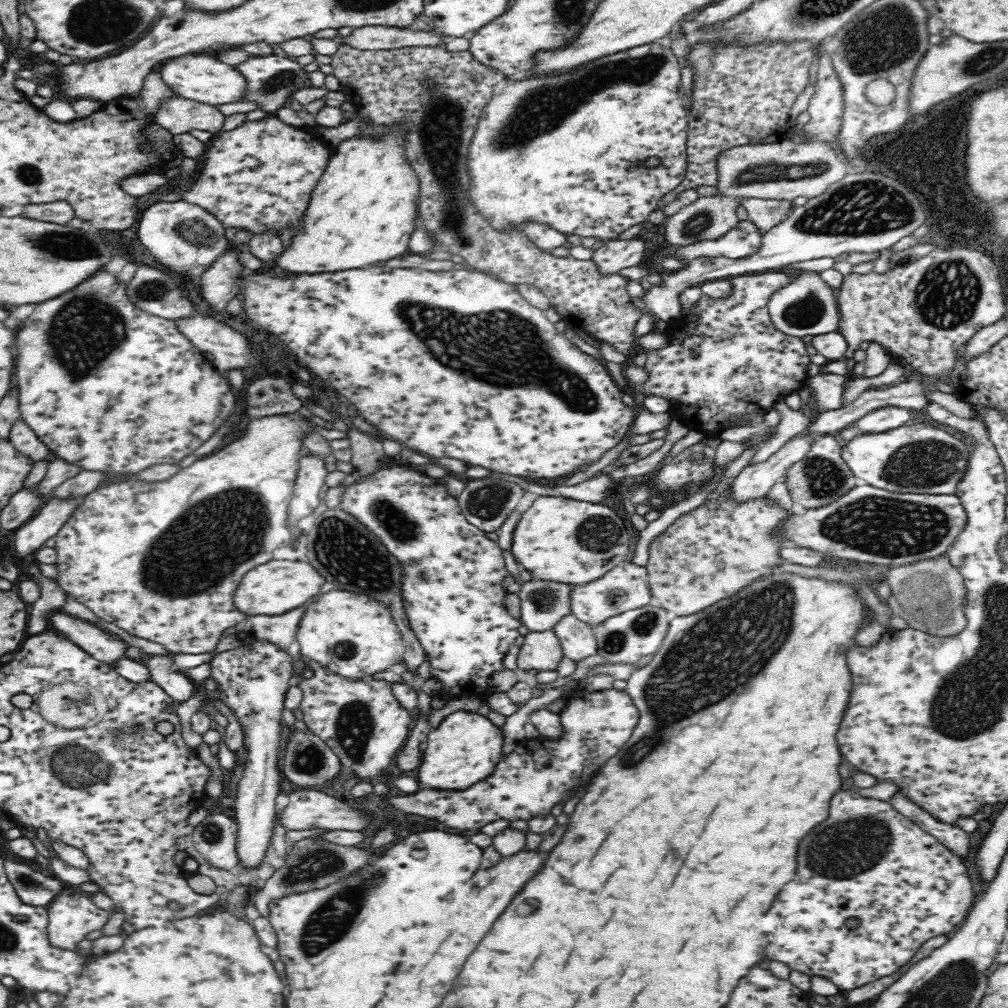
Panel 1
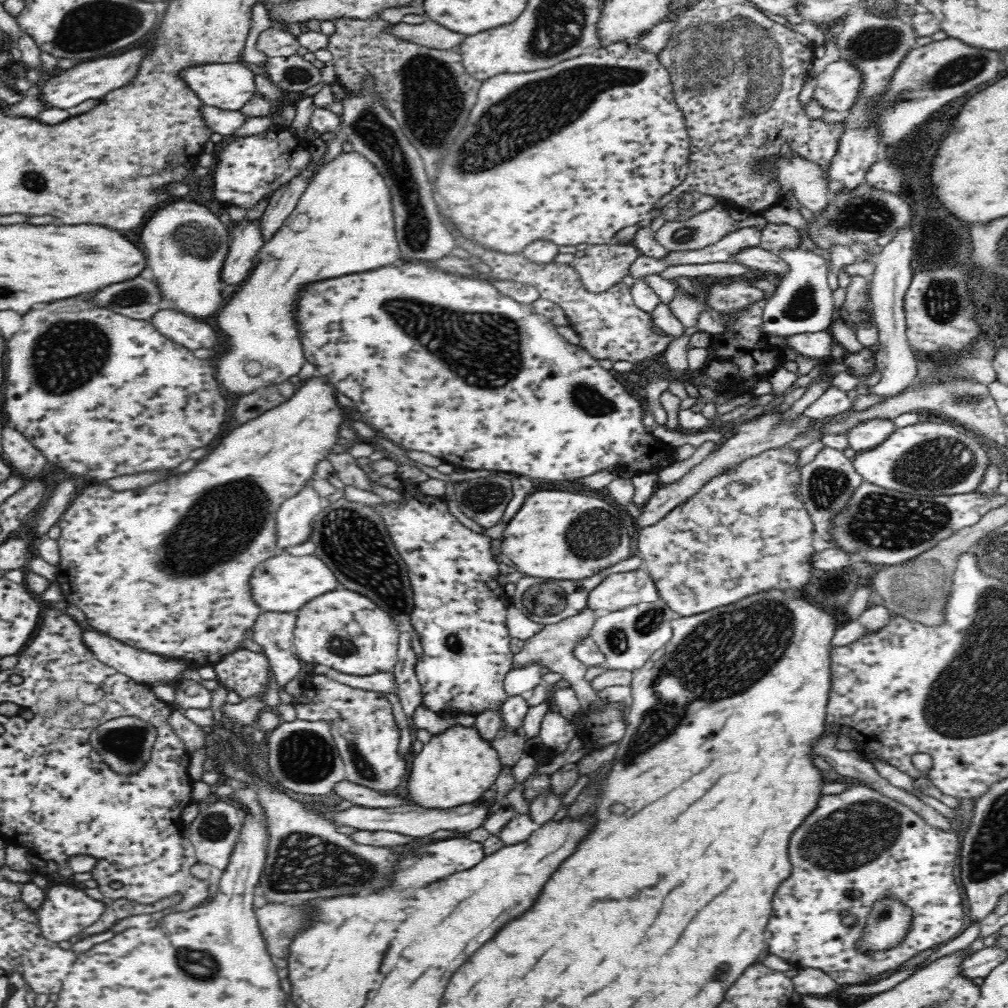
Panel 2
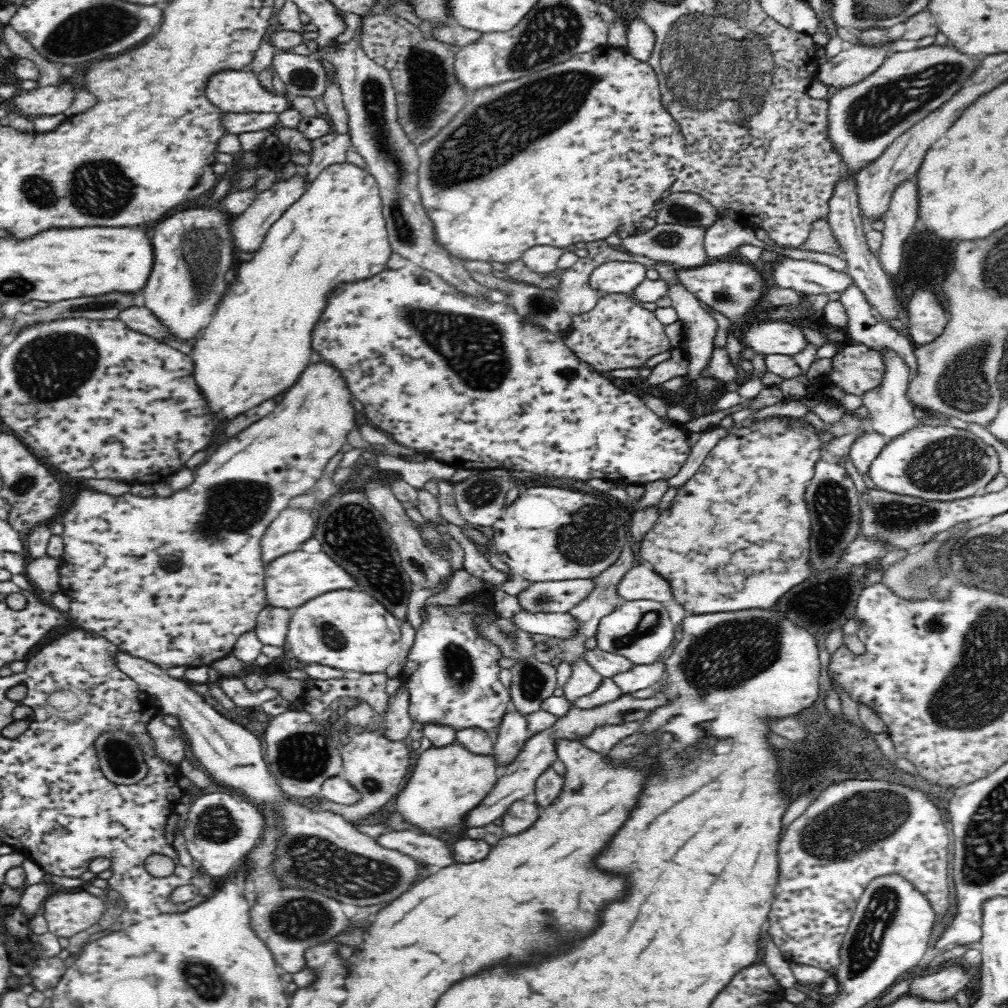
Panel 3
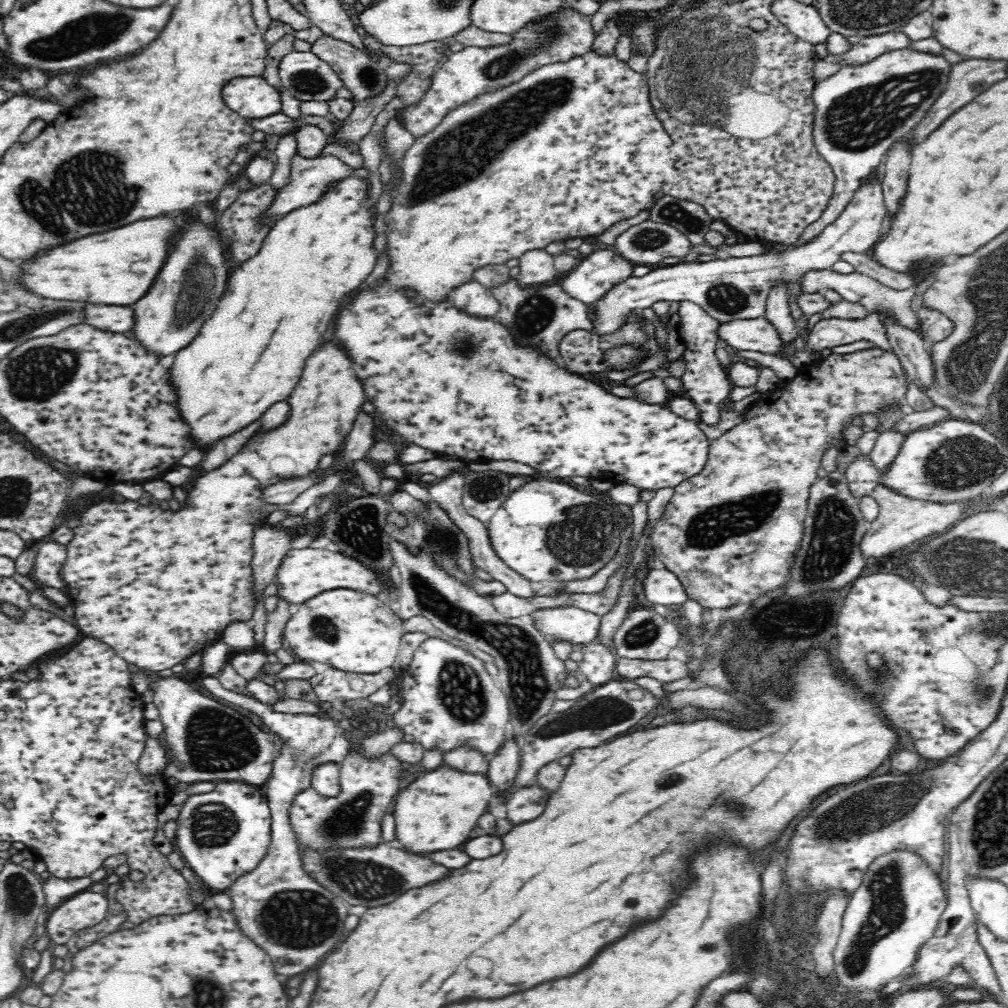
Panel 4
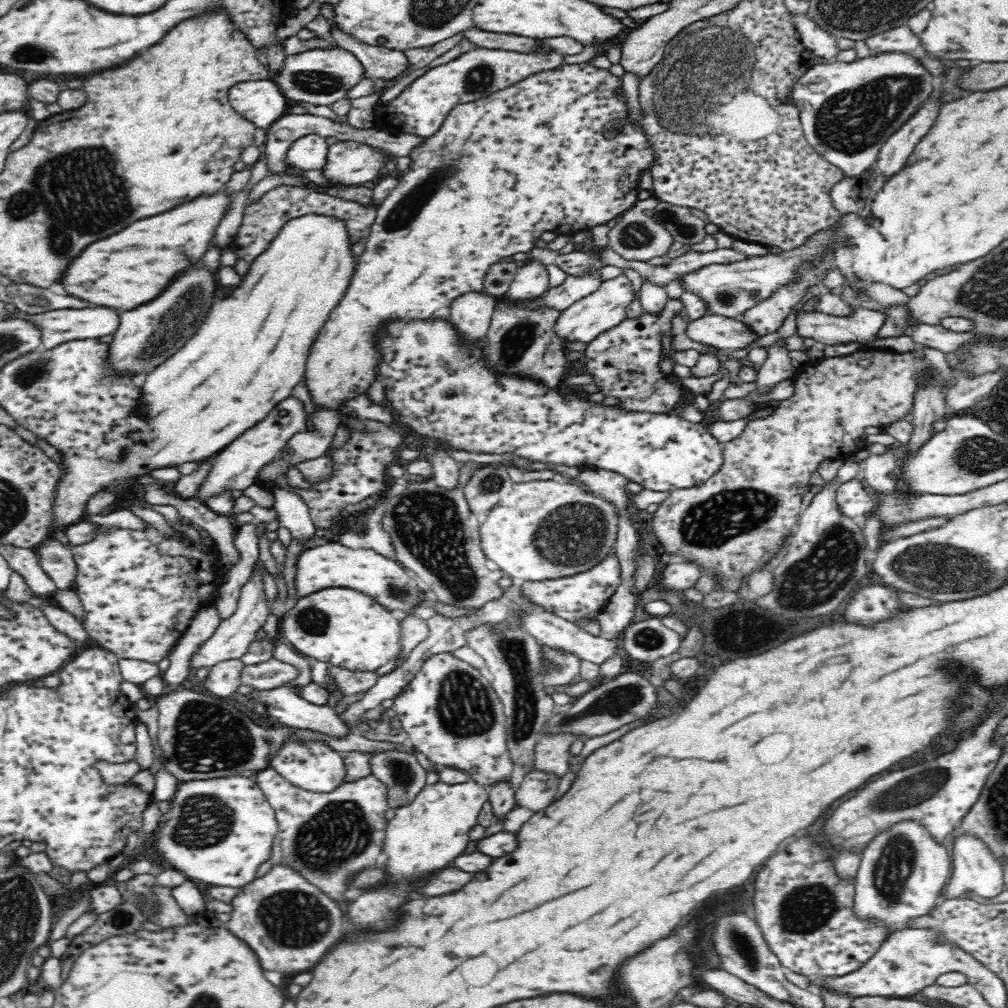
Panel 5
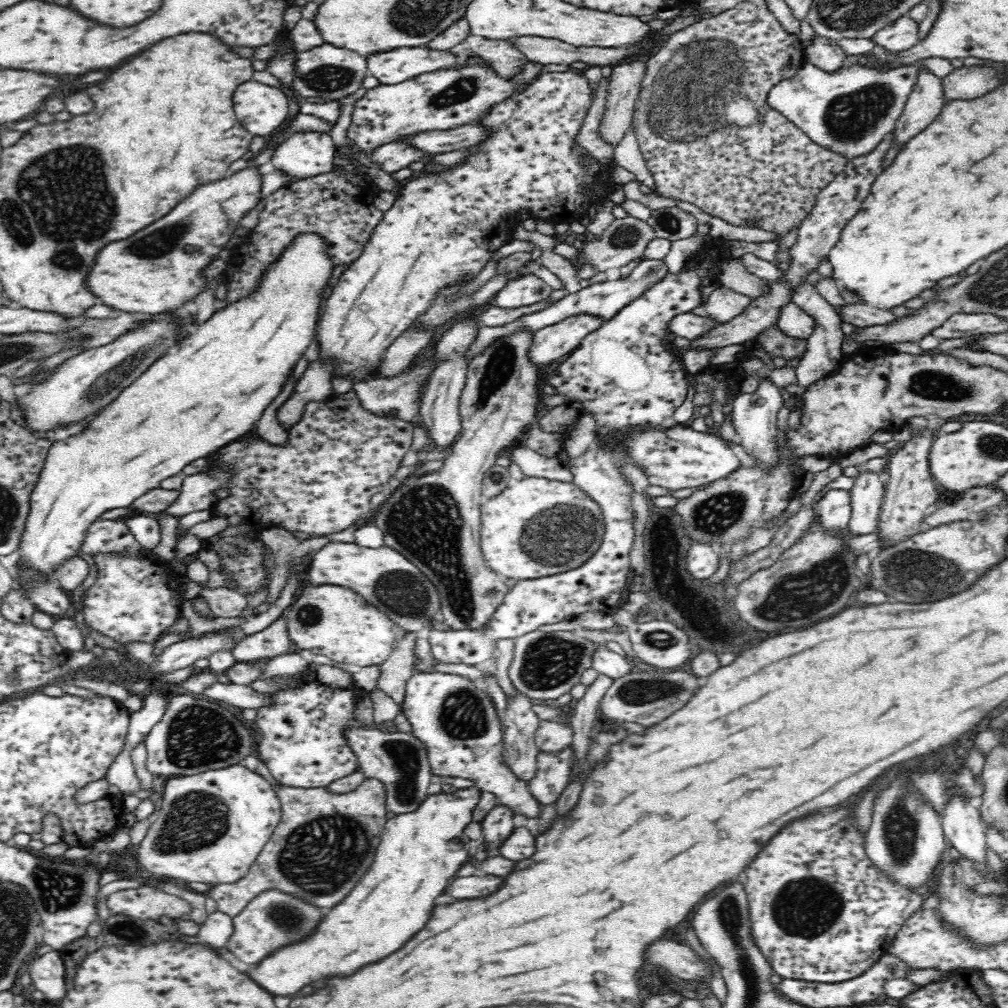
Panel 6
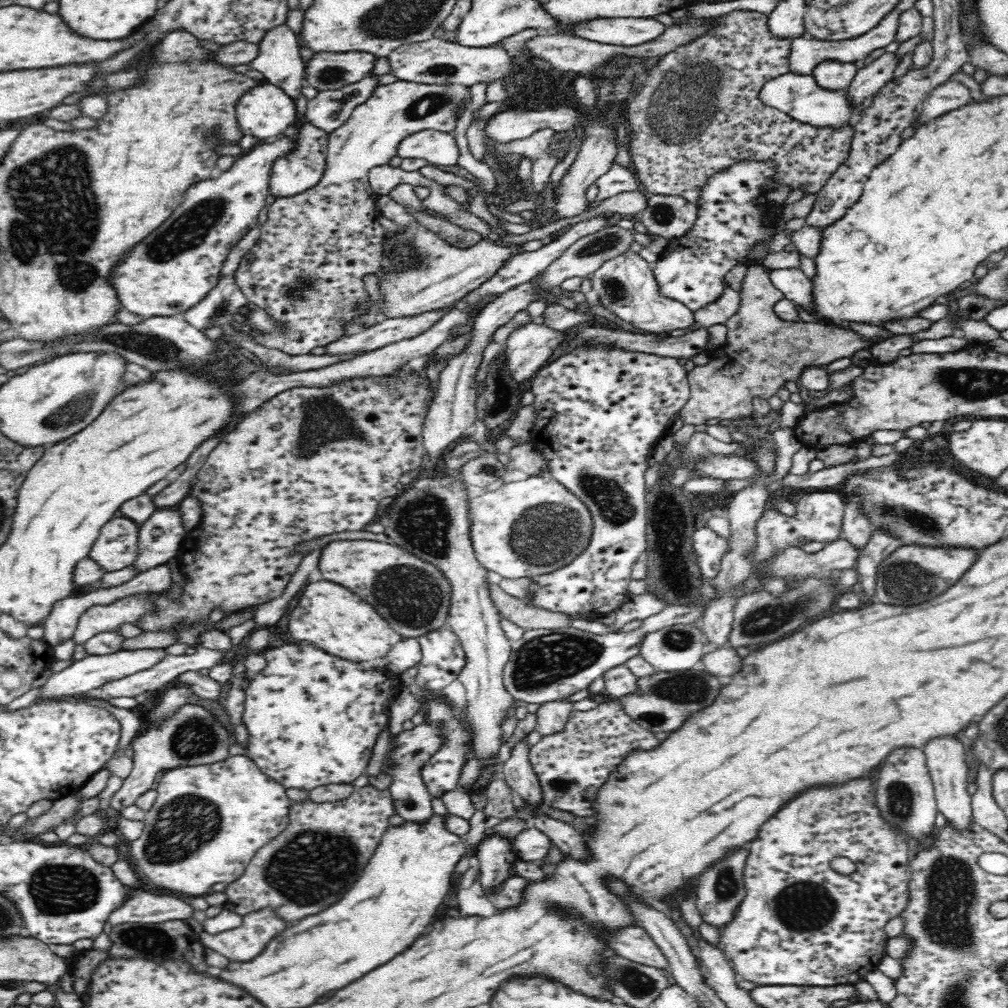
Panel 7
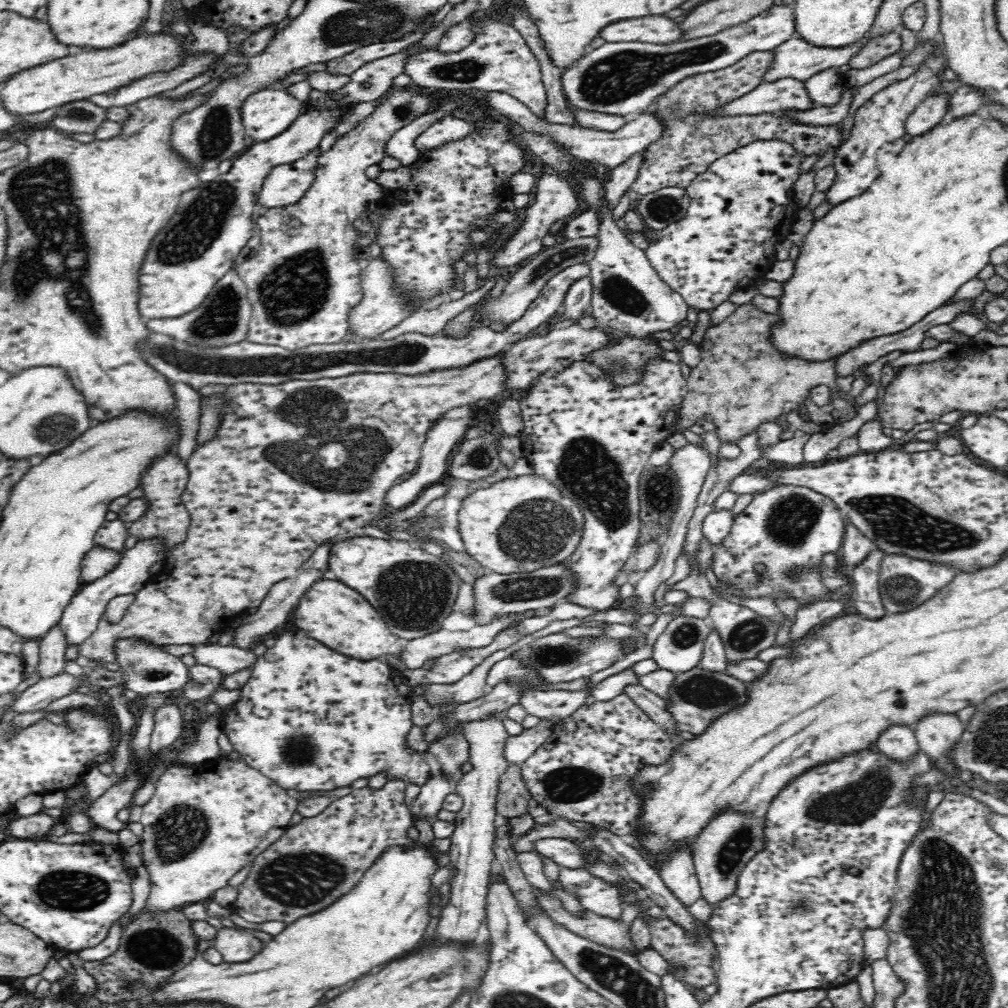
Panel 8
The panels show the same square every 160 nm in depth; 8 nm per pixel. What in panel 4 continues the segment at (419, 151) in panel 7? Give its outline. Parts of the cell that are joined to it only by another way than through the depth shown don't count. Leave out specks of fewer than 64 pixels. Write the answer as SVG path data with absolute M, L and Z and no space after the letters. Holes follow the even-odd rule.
M294 154L292 162L290 162L290 180L288 184L284 184L282 188L276 188L276 194L272 198L272 202L266 206L266 210L258 216L260 225L272 226L278 219L282 218L288 212L306 204L312 204L314 200L318 200L318 196L328 188L330 182L342 180L344 176L352 176L352 167L340 161L338 157L330 155L314 158L306 158L301 154Z

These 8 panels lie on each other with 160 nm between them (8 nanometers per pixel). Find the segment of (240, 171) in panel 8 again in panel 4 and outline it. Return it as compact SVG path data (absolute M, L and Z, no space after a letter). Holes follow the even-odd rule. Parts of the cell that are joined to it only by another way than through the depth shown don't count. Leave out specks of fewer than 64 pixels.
M160 216L42 250L32 260L18 262L22 268L20 285L42 298L133 306L152 286L160 266L168 256L170 240L178 228L180 226L168 216Z

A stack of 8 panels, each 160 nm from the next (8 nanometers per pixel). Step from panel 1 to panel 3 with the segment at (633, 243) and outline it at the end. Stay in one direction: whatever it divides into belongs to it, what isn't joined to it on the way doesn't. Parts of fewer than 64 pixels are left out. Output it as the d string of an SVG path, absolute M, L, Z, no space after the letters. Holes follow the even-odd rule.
M604 239L596 242L586 244L588 256L586 258L579 258L576 264L572 265L562 274L562 284L560 284L559 291L541 290L536 286L529 286L524 283L516 283L512 280L494 278L492 275L479 276L478 282L483 286L498 289L509 294L508 302L514 306L516 313L520 317L524 317L528 323L543 326L550 332L560 332L560 330L570 330L572 318L575 315L586 313L595 308L599 300L605 295L604 292L592 289L590 287L590 278L592 272L606 262L620 262L636 260L634 256L621 247L610 247Z

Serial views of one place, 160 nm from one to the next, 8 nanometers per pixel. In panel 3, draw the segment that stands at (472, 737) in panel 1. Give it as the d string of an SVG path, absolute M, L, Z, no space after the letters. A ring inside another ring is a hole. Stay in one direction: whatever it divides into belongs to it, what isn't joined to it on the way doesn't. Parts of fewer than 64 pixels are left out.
M460 741L419 752L411 778L396 798L396 810L410 824L438 838L458 838L464 814L480 805L499 779L496 760L468 751ZM451 832L451 835L448 835Z

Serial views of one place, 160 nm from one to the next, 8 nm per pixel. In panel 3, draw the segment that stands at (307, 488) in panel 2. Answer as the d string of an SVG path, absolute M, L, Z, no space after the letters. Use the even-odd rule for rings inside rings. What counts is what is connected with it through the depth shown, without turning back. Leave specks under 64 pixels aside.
M286 506L268 526L261 540L264 564L279 556L298 551L298 546L313 537L317 521L312 508Z

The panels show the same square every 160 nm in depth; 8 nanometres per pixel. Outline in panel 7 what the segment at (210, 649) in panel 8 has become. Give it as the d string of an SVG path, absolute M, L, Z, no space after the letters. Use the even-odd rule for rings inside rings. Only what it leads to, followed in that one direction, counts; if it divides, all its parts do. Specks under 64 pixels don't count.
M203 646L197 647L197 652L192 655L166 655L158 664L155 664L152 668L148 670L141 670L136 672L136 674L131 674L126 676L126 678L121 678L120 680L113 680L104 683L101 687L89 690L82 694L86 698L102 698L102 700L108 700L108 698L120 698L120 696L128 696L128 698L134 698L142 693L148 693L151 691L163 691L166 686L170 686L174 679L177 679L182 673L187 673L190 671L199 671L202 668L211 669L213 666L222 663L224 658L224 653L220 651L210 650L204 648Z

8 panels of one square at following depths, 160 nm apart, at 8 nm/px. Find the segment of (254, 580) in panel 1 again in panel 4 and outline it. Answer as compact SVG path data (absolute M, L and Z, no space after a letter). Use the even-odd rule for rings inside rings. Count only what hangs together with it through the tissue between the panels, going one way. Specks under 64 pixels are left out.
M310 546L303 549L290 549L280 562L274 580L277 586L276 596L288 601L293 609L314 598L316 594L334 590L334 588L350 588L350 590L360 590L368 594L380 594L386 588L384 582L382 580L378 582L378 576L372 570L360 566L358 560L342 556L338 552L315 549Z

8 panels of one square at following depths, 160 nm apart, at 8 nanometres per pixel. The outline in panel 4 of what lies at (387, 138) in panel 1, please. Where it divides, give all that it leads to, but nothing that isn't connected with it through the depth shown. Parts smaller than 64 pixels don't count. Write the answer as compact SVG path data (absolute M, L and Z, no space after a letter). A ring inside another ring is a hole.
M344 176L342 180L330 182L328 188L312 204L300 206L300 208L288 212L288 214L285 214L272 224L258 254L246 260L239 268L234 270L233 274L230 274L226 291L223 292L219 300L220 306L214 310L211 318L207 319L210 322L204 322L196 338L188 346L177 352L170 369L172 382L174 382L174 386L178 386L176 390L178 390L178 396L180 396L180 408L182 408L180 412L184 416L184 420L188 422L190 432L194 434L198 447L204 446L206 448L206 446L214 444L216 440L220 440L224 436L230 436L232 432L236 432L240 428L246 428L248 424L258 420L274 402L286 401L286 398L294 391L296 384L298 384L302 377L307 358L316 348L321 346L322 334L328 330L332 314L335 315L338 308L343 304L342 298L346 294L357 290L374 270L378 252L373 246L374 239L376 238L376 231L373 225L374 218L372 218L370 208L366 205L369 188L370 184L368 184L366 177Z

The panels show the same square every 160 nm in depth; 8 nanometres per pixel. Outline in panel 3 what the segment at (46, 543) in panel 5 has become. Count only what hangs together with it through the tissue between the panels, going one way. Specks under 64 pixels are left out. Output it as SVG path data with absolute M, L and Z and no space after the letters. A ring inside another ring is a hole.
M43 557L29 560L25 566L25 575L39 593L42 591L58 592L61 590L59 568L62 566L60 558Z

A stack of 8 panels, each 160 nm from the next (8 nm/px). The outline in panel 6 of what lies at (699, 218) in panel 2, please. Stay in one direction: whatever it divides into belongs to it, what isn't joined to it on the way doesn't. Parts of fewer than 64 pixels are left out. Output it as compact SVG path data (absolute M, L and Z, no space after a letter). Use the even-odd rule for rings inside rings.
M631 215L614 219L608 224L608 228L602 233L602 238L598 242L595 239L588 243L580 241L581 255L577 261L579 264L584 262L588 263L588 265L594 265L600 272L605 272L611 268L620 269L644 256L649 243L656 238L656 231L647 221Z

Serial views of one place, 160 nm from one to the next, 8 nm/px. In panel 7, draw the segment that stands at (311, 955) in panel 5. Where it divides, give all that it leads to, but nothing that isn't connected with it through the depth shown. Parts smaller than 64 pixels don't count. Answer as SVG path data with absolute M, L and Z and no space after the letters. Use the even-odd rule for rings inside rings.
M264 906L260 910L254 910L242 916L242 924L238 928L232 930L225 930L220 934L208 934L206 931L202 931L199 934L199 939L205 948L212 948L226 956L230 961L236 962L248 962L252 958L256 958L260 952L262 952L273 938L276 938L279 934L282 934L288 927L297 924L296 921L284 920L277 910L274 910L271 906Z

